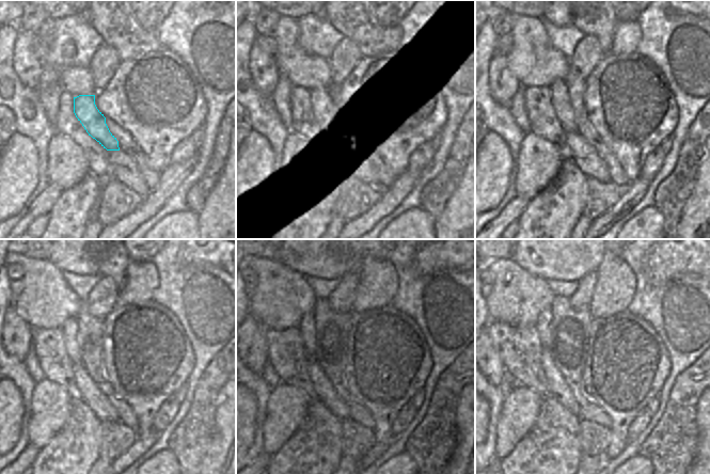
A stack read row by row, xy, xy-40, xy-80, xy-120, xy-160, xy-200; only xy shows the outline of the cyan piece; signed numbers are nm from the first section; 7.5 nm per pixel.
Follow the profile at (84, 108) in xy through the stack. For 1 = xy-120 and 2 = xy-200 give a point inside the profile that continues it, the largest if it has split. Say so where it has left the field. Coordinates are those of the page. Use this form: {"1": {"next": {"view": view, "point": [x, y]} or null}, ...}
{"1": {"next": {"view": "xy-120", "point": [69, 327]}}, "2": {"next": {"view": "xy-200", "point": [543, 324]}}}

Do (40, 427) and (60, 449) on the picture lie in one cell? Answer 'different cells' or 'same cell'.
different cells

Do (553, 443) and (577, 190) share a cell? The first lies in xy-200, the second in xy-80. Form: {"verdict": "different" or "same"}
{"verdict": "same"}

